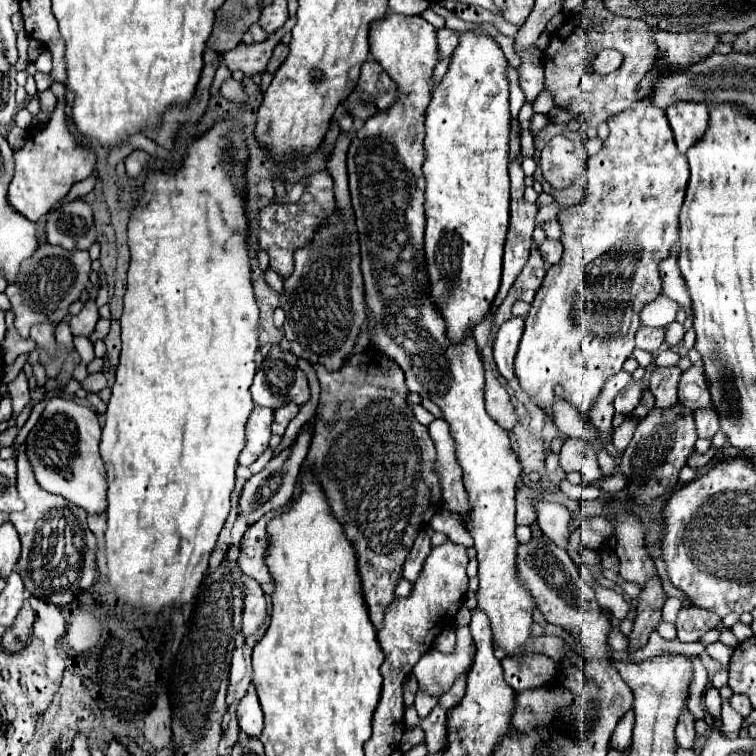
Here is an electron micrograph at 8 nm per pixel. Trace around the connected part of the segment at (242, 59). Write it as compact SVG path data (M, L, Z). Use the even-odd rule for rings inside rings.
M289 17L287 23L275 31L273 35L269 35L267 41L263 43L253 43L253 45L245 45L245 43L239 43L235 49L227 51L223 55L223 63L229 67L229 71L235 71L235 69L241 69L245 75L255 75L255 73L263 73L265 67L267 67L267 61L271 57L271 51L273 47L281 41L281 37L285 33L289 33L295 25L295 17Z

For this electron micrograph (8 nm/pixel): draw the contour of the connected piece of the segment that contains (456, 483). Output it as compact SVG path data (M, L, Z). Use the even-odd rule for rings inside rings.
M433 419L429 425L429 435L437 449L435 471L439 475L439 483L443 489L445 509L453 513L463 513L467 509L467 497L463 493L461 467L455 457L455 439L449 433L449 425L445 419Z

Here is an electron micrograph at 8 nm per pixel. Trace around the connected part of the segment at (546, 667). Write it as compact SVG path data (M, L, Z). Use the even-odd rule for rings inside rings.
M545 655L531 657L531 661L525 661L523 665L519 665L519 661L511 661L511 657L505 657L501 663L505 669L505 681L515 693L537 689L557 677L557 663Z

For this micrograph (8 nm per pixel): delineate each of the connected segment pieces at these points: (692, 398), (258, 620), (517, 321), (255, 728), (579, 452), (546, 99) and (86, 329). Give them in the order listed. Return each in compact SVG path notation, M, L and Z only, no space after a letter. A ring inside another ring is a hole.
M695 348L691 349L688 354L694 354L695 363L679 379L679 403L687 409L709 407L711 405L711 395L707 391L703 375L701 375L701 371L703 371L701 357L699 357Z
M251 577L245 581L245 609L243 609L243 637L251 637L267 617L265 593Z
M511 317L509 321L505 321L499 327L497 337L493 341L493 359L497 363L499 373L505 379L515 377L513 375L513 359L515 359L521 335L523 335L523 319L521 317Z
M251 689L247 691L247 695L239 701L237 705L237 719L239 719L239 727L251 735L251 737L259 737L263 731L263 713L257 701L257 693Z
M567 439L559 453L559 465L565 473L569 471L581 471L581 459L583 459L585 441L583 439Z
M545 91L543 95L539 95L537 99L535 99L535 105L533 105L533 111L535 113L545 113L547 115L547 111L553 107L553 103L551 103L551 95Z
M87 301L83 305L83 309L75 317L71 317L69 325L71 325L71 331L75 337L87 337L89 339L95 331L97 321L99 321L99 311L95 307L95 301Z

